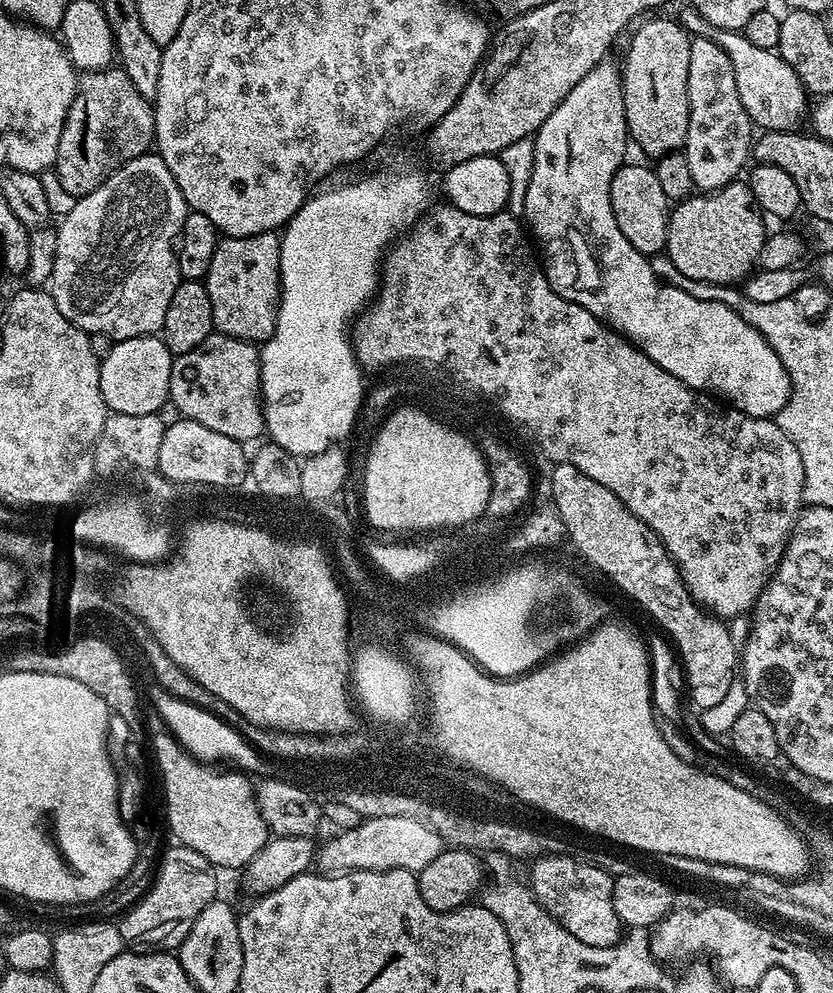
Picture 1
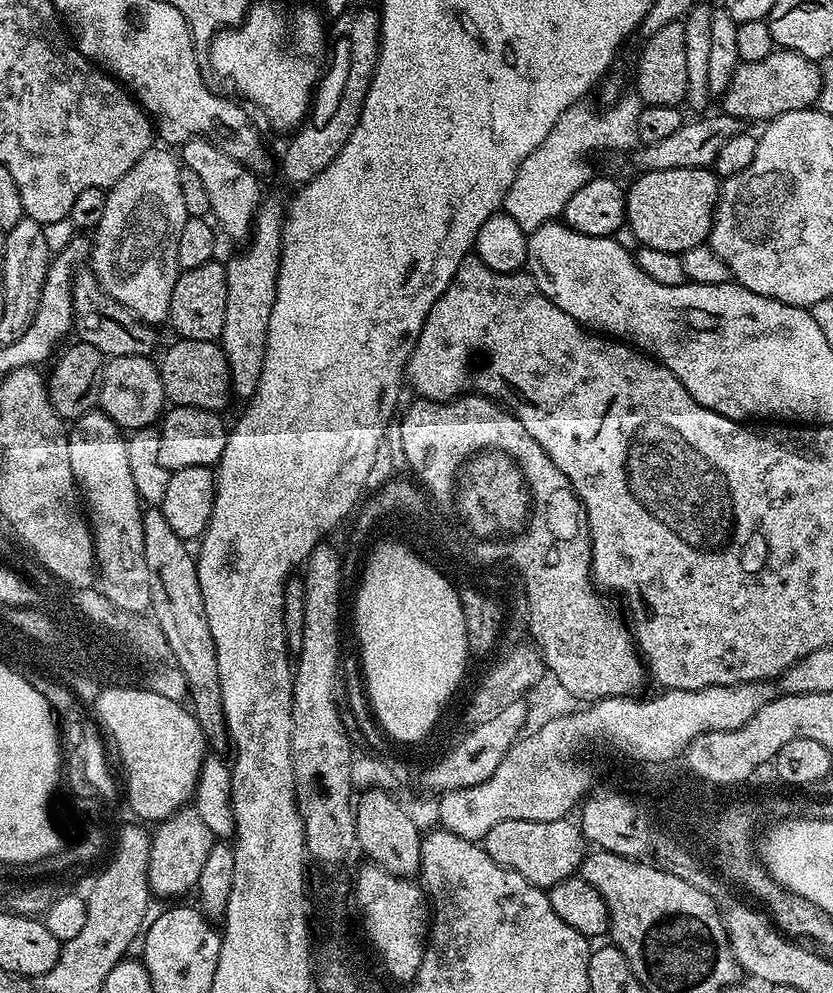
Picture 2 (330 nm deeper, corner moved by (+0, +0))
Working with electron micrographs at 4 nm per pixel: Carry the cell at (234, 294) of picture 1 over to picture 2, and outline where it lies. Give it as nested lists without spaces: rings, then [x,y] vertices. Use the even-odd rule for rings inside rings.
[[[203,136],[187,140],[179,149],[178,156],[183,167],[194,170],[198,174],[198,178],[202,178],[202,187],[206,190],[206,198],[210,198],[212,207],[210,216],[218,225],[219,231],[223,235],[225,232],[232,240],[247,241],[248,237],[252,235],[256,212],[262,203],[260,184],[256,181],[259,180],[257,173],[242,162],[230,158],[230,154],[218,150],[218,146],[214,146],[214,142],[205,140]]]

